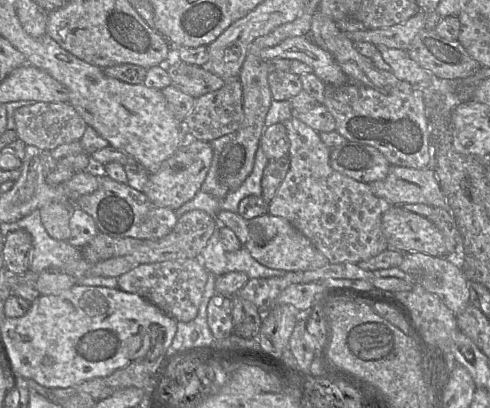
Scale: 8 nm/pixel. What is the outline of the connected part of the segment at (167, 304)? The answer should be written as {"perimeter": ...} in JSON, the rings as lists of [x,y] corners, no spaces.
{"perimeter":[[[200,258],[170,260],[135,265],[118,277],[118,288],[141,296],[177,322],[190,322],[198,314],[207,279],[208,271]]]}

